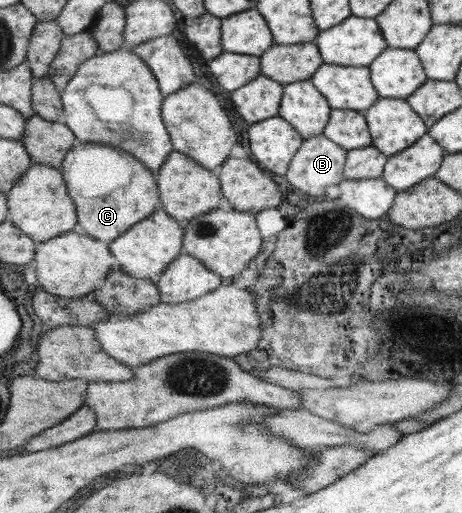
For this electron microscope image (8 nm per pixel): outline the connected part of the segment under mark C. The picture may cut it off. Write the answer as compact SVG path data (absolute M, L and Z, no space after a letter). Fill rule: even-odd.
M78 140L65 158L62 172L77 202L79 224L94 238L113 242L162 208L158 175L126 149Z

